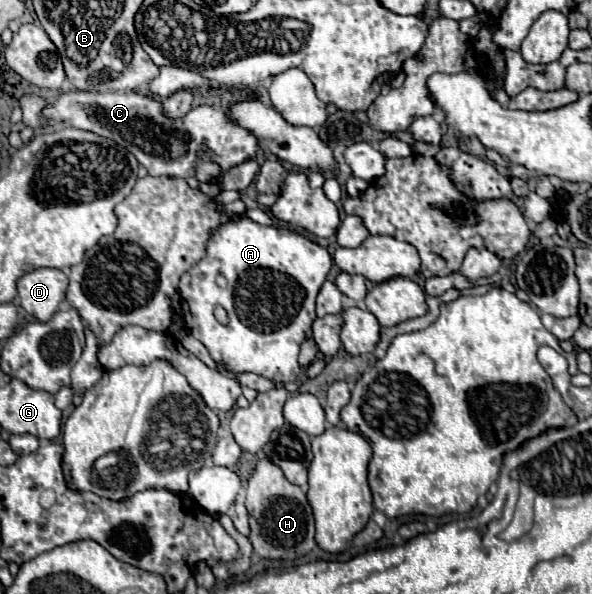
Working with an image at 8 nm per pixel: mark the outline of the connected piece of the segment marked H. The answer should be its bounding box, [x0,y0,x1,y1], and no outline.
[247,458,315,560]

